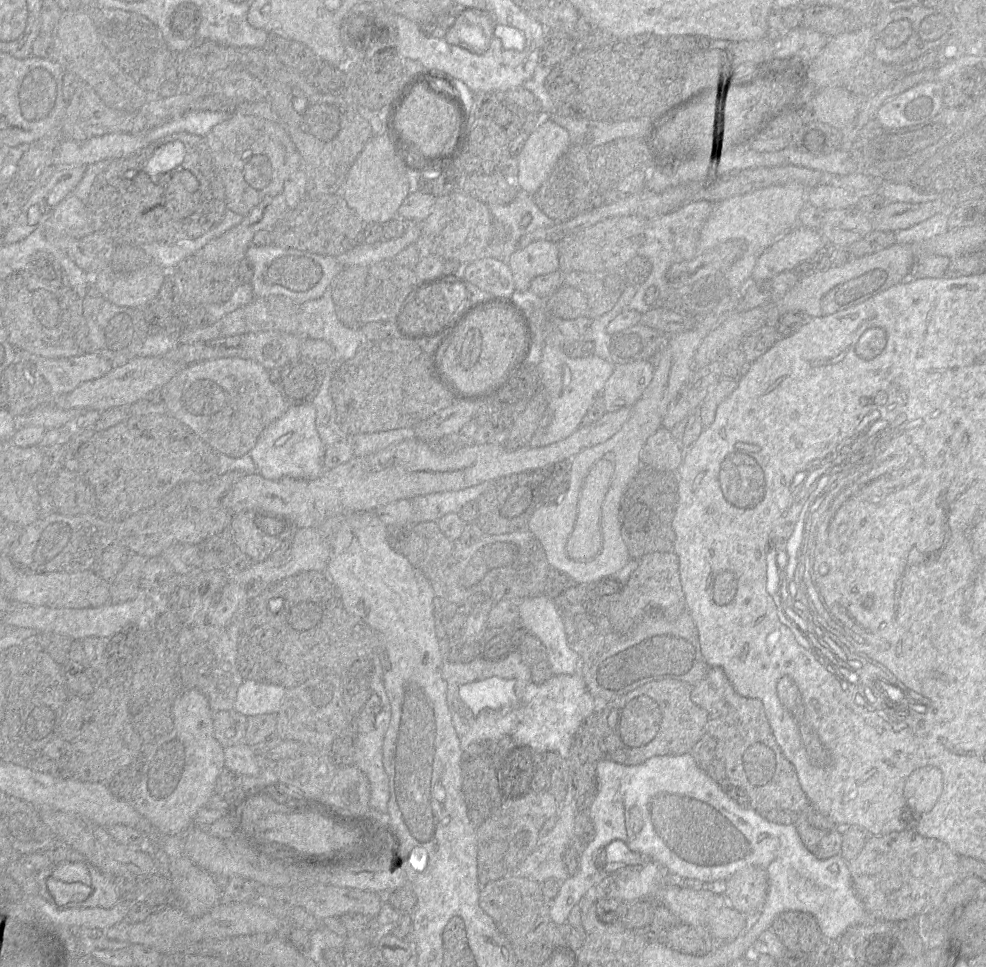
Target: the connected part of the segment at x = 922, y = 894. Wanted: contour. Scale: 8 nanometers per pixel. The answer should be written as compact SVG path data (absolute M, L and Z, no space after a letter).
M913 830L868 836L858 856L848 862L854 890L866 911L877 920L907 921L936 910L947 892L967 875L960 856L946 844Z

